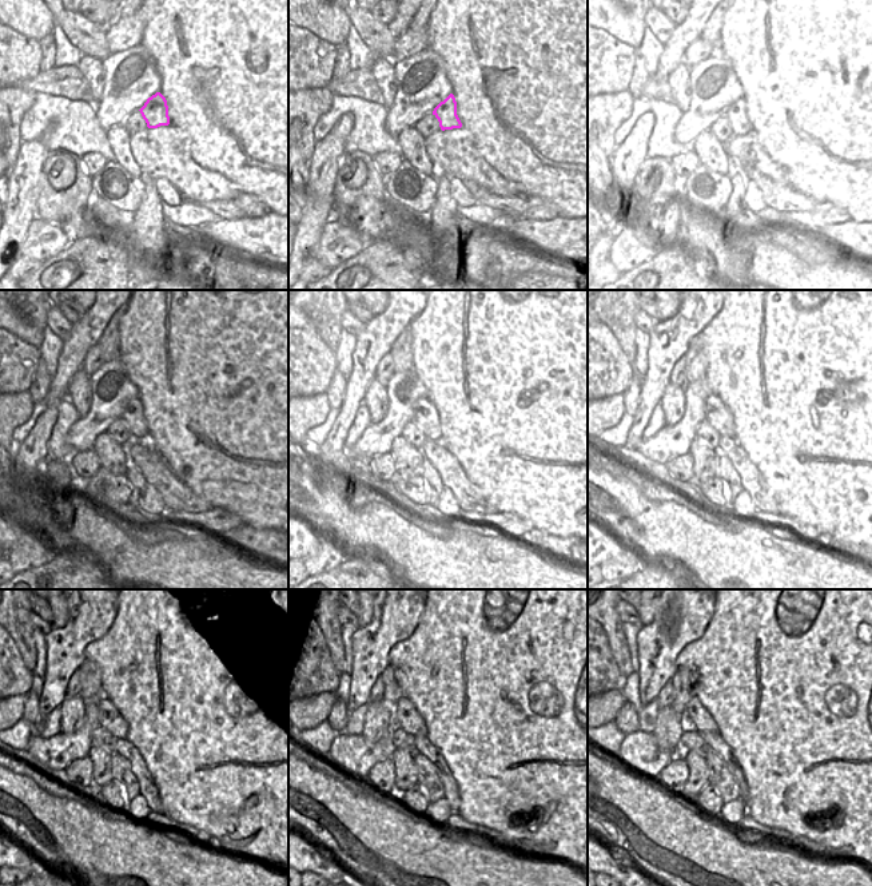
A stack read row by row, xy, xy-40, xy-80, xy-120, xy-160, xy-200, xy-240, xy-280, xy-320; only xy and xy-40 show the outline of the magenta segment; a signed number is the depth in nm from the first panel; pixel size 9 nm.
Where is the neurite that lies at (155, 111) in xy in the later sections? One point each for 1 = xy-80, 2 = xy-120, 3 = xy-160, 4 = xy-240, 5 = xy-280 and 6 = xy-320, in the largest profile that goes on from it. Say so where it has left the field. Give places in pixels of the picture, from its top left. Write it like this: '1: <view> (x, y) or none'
1: xy-80 (739, 122)
2: xy-120 (132, 414)
3: xy-160 (426, 418)
4: xy-240 (110, 718)
5: xy-280 (409, 719)
6: xy-320 (693, 715)

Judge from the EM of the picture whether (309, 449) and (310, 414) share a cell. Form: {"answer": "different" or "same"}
{"answer": "same"}

